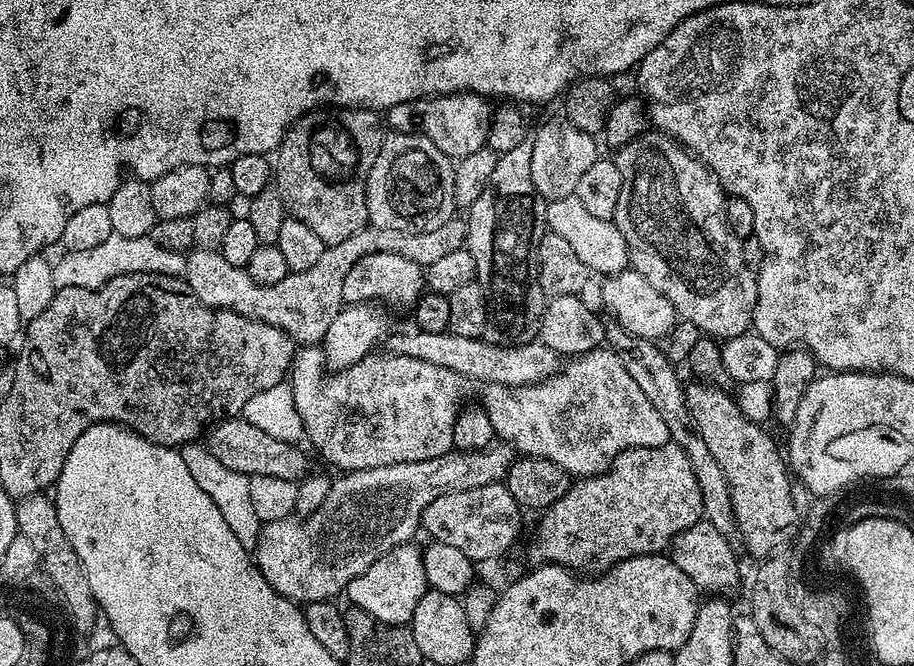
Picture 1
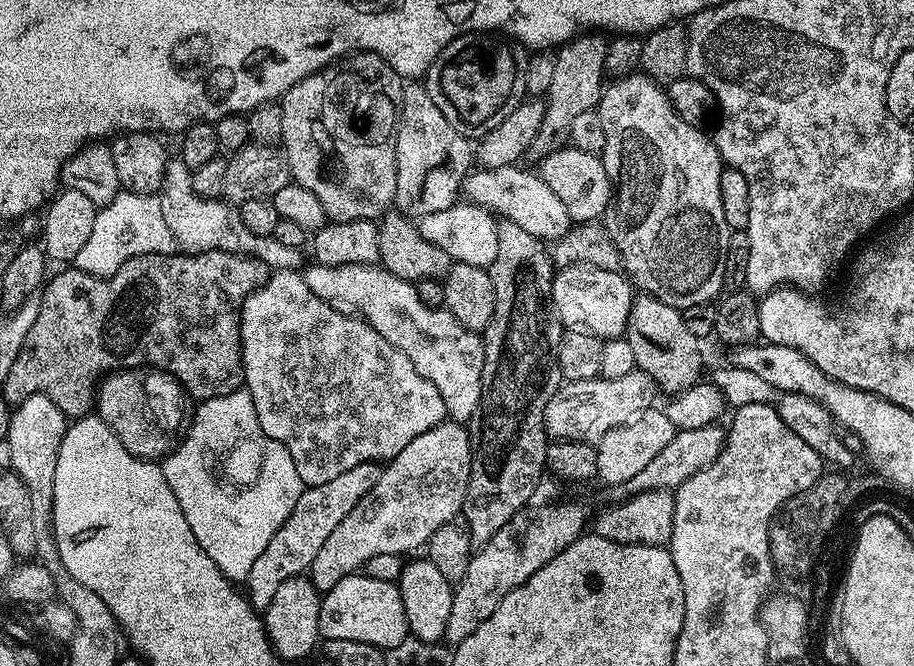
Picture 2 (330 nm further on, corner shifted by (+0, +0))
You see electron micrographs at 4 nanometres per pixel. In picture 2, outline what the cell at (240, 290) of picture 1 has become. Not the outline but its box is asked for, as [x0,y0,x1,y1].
[158,158,301,270]

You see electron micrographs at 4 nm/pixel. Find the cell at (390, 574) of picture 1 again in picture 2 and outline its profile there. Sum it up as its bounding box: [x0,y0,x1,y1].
[320,574,409,650]

